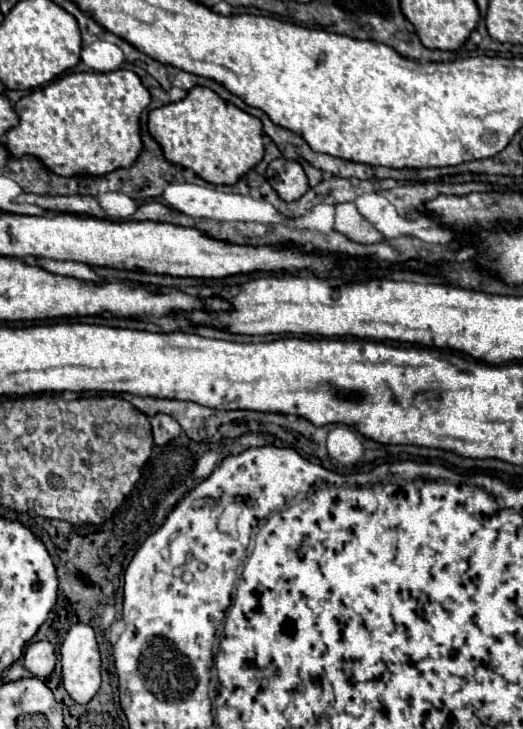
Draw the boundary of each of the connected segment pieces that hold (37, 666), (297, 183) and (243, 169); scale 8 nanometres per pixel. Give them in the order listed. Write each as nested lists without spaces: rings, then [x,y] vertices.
[[[37,641],[31,643],[25,651],[25,667],[39,679],[45,679],[51,675],[51,671],[55,669],[57,657],[55,657],[55,649],[49,641]]]
[[[285,157],[269,163],[267,181],[283,201],[297,201],[309,189],[303,167],[297,161],[289,161]]]
[[[193,87],[185,99],[149,113],[149,133],[161,145],[165,159],[193,169],[213,185],[235,185],[263,159],[263,125],[257,117],[223,101],[209,87]]]

